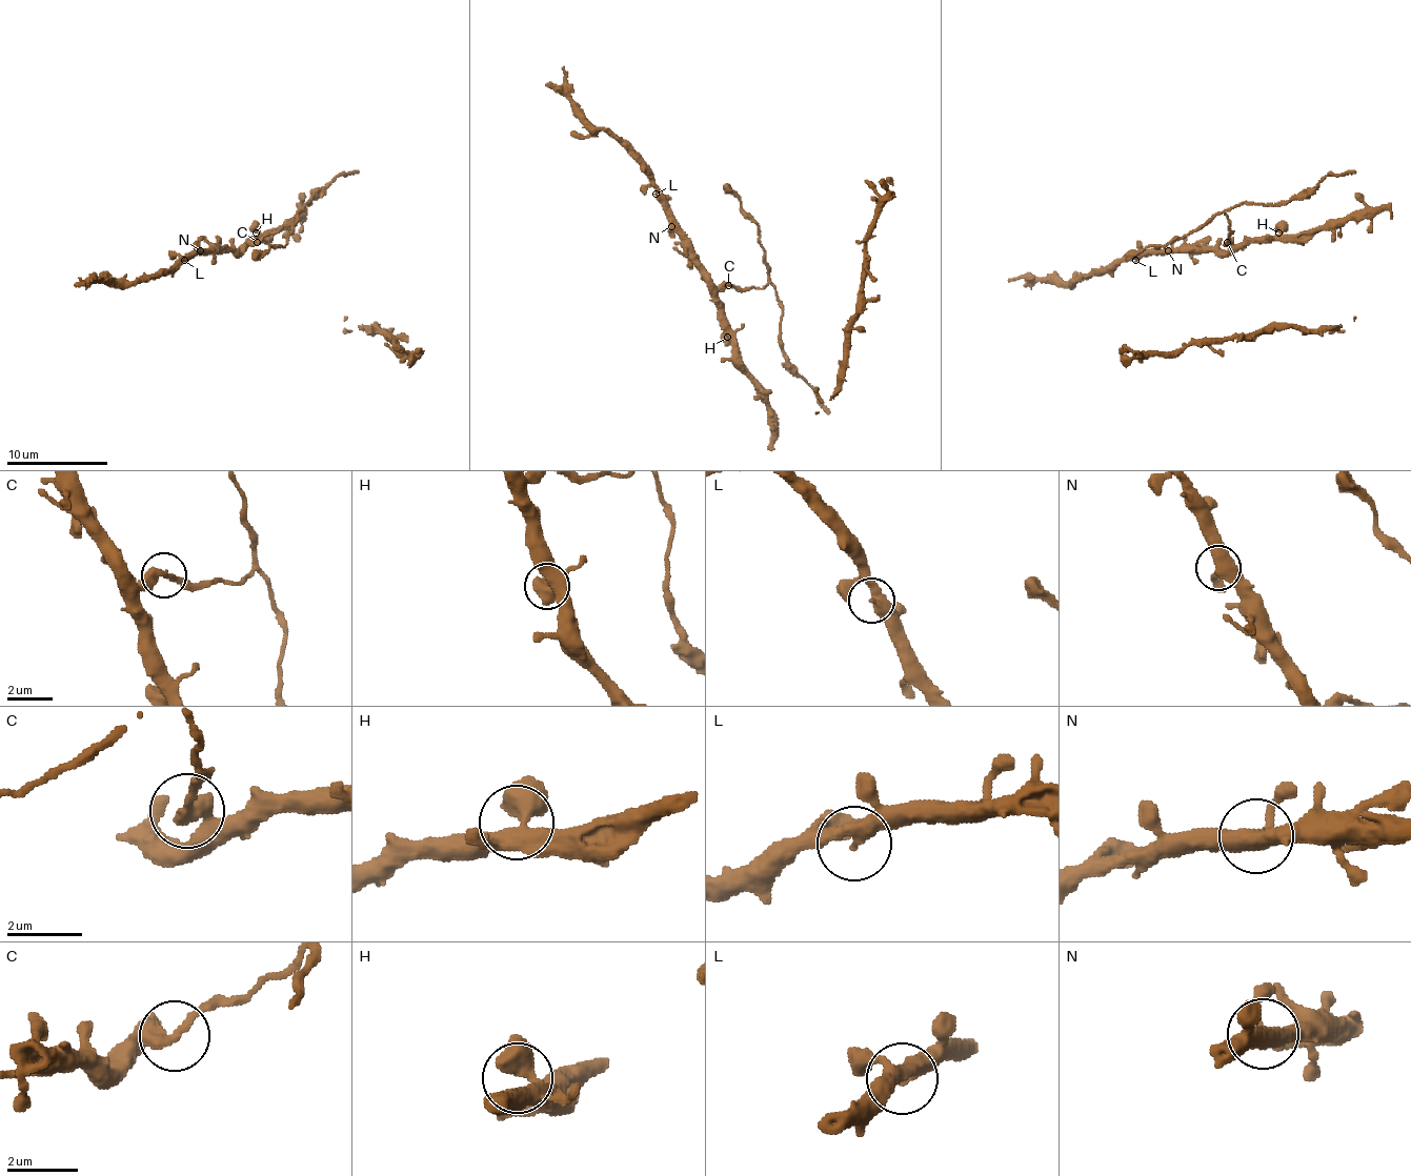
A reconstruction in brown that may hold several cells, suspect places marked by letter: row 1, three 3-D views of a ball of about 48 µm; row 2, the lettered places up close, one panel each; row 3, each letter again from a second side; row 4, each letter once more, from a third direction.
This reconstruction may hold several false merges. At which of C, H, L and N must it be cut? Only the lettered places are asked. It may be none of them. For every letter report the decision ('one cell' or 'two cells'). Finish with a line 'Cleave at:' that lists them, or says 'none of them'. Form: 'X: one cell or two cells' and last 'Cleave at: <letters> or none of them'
C: two cells
H: one cell
L: one cell
N: one cell
Cleave at: C

